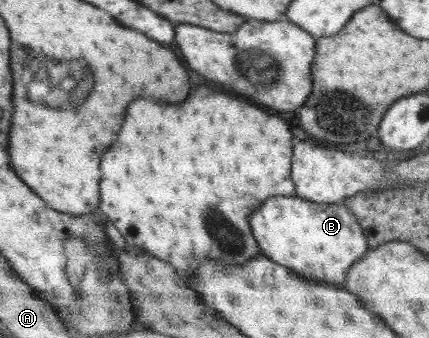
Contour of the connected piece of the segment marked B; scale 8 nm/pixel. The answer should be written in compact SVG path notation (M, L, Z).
M294 195L272 196L250 213L249 226L259 252L298 273L302 279L344 286L348 268L368 251L356 215L340 203L316 203Z

